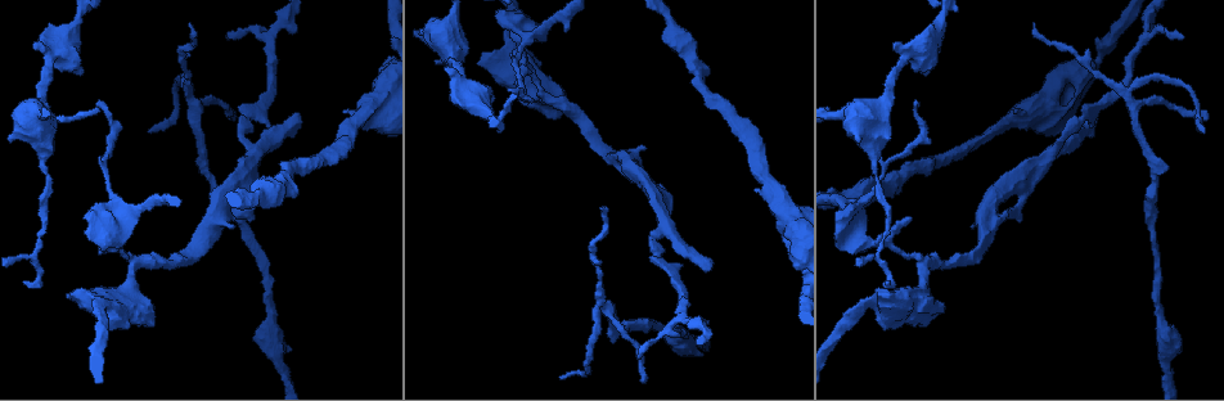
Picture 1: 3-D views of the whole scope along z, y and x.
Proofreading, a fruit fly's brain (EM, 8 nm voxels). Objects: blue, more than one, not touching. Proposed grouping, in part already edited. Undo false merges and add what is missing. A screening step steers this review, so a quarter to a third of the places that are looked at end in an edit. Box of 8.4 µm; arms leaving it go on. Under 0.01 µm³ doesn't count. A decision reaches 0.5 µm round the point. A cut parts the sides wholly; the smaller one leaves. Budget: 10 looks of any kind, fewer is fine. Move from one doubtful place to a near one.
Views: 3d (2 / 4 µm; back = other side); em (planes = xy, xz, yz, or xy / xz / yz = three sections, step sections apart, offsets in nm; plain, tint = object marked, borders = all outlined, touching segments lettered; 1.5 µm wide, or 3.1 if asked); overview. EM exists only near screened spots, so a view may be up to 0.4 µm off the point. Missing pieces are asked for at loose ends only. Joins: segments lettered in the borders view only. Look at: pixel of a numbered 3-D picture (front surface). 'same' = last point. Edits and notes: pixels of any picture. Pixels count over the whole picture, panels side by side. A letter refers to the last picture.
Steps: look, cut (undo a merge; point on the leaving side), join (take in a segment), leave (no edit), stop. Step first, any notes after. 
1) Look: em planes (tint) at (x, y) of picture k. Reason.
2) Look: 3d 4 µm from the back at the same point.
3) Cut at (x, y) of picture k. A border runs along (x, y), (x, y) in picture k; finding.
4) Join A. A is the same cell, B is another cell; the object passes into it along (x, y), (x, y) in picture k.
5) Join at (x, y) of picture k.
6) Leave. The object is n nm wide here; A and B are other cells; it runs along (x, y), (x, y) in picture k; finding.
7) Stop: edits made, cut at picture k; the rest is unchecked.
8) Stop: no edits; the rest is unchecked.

Look: em planes (plain) at (79, 15) of picture 1. Calibre changes.

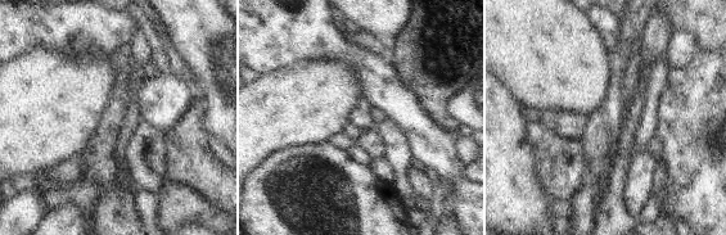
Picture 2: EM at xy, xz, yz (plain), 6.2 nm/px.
Look: em planes (borders) at the same point. What lies round it.

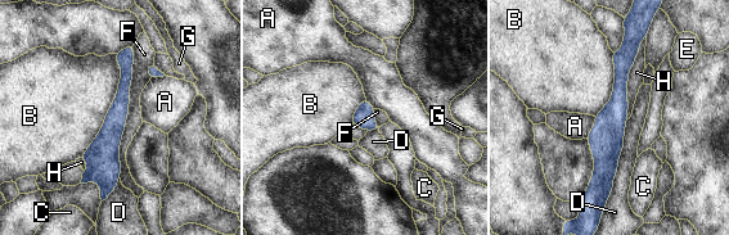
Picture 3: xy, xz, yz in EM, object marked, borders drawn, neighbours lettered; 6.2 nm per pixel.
Leave. A, B, C, D, E, F, G and H are other cells; it runs along (626, 40), (606, 193) in picture 3; one cell here.

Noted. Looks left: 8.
Look: em yz step 4 (borders) at (599, 208) of picture 1. An open end.

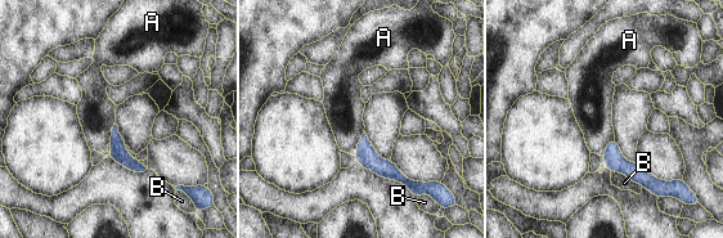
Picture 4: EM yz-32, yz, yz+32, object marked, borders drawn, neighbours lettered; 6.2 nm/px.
Leave. A and B are other cells; it runs along (364, 139), (366, 151), (404, 180) in picture 4; no lettered segment goes on from it.

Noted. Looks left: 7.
Look: em planes (borders) at (910, 217) of picture 1. An open end.

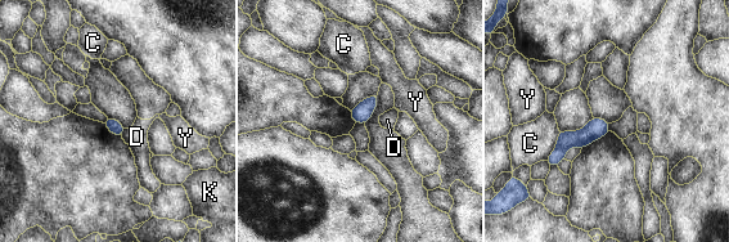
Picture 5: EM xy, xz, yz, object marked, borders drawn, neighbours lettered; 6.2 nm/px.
Leave. C, D, K and Y are other cells; a border runs along (125, 129), (121, 135) in picture 5; no lettered segment goes on from it.

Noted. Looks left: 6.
Look: em xz step 4 (plain) at (879, 291) of picture 1. Thick end.

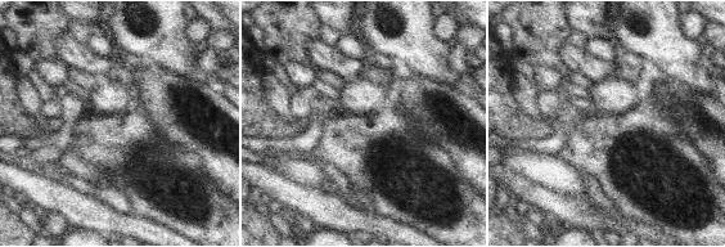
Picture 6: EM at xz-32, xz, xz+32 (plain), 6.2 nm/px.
Look: em xz step 4 (borders) at the same point. See the neighbours.

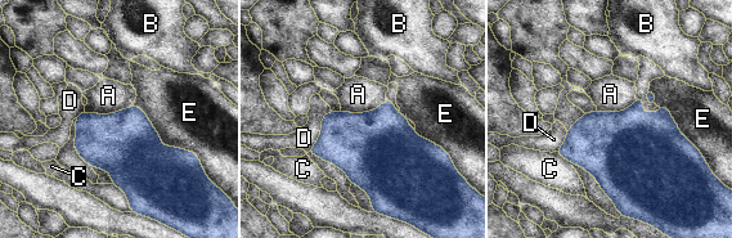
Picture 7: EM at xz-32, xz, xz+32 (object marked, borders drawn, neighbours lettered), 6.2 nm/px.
Leave. The object is 360 nm wide here; A, B, C, D and E are other cells; a border runs along (133, 103), (164, 144), (198, 156) in picture 7; none of them fits.

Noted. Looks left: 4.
Look: 3d 2 µm at (601, 302) of picture 1. Four arms meet.

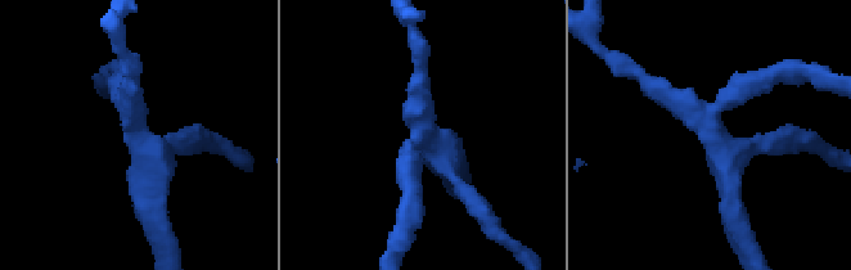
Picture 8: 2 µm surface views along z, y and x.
Look: em planes (borders) at (133, 125) of picture 8. 4 arms meet here; need the tissue.

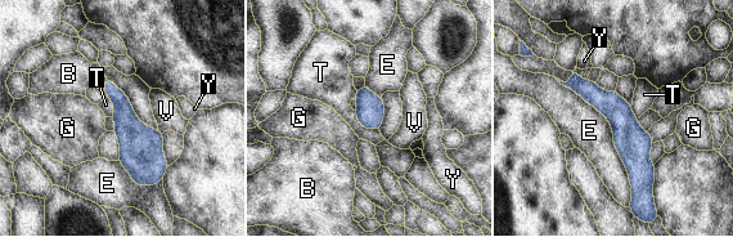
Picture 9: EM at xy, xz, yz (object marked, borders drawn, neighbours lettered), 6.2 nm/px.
Leave. The object is 180 nm wide here; B, E, G, T, V and Y are other cells; a border runs along (556, 79), (607, 120), (630, 201) in picture 9; all the same cell.

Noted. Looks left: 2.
Stop: no edits; the rest is unchecked.

